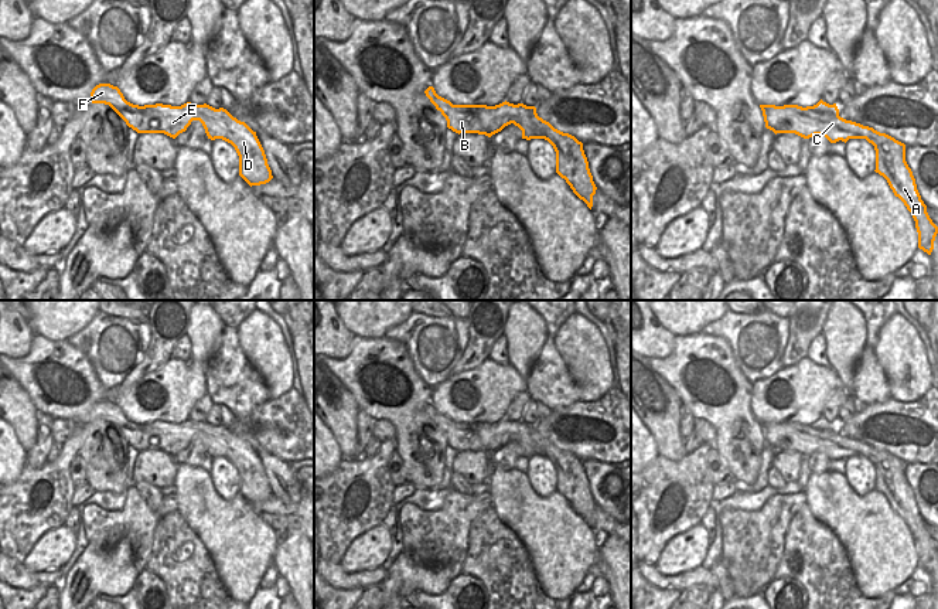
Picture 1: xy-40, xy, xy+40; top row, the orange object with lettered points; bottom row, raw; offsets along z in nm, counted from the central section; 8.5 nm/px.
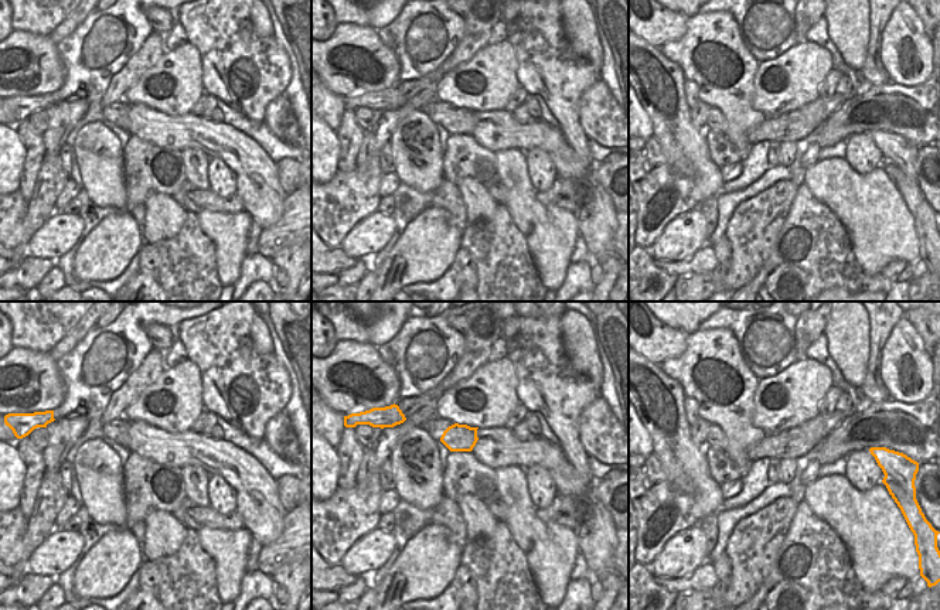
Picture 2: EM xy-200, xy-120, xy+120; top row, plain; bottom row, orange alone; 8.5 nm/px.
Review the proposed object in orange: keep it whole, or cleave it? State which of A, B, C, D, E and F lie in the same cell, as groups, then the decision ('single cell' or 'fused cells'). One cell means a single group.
groups A D E / B C F; fused cells

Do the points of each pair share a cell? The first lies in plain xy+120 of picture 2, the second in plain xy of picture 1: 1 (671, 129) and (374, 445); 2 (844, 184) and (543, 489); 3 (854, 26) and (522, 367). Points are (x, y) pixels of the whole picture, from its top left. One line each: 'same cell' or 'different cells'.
1: different cells
2: different cells
3: same cell

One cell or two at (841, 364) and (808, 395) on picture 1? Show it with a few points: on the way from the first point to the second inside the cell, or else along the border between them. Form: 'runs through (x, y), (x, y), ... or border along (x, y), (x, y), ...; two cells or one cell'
border along (829, 367), (842, 385); two cells

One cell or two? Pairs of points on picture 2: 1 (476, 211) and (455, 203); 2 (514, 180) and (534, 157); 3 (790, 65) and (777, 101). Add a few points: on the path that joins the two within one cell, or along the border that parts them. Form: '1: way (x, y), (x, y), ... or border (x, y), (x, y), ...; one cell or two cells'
1: border (456, 186), (465, 204), (467, 224); two cells
2: border (523, 152), (528, 179), (537, 193); two cells
3: way (790, 74), (790, 81), (782, 92); one cell

